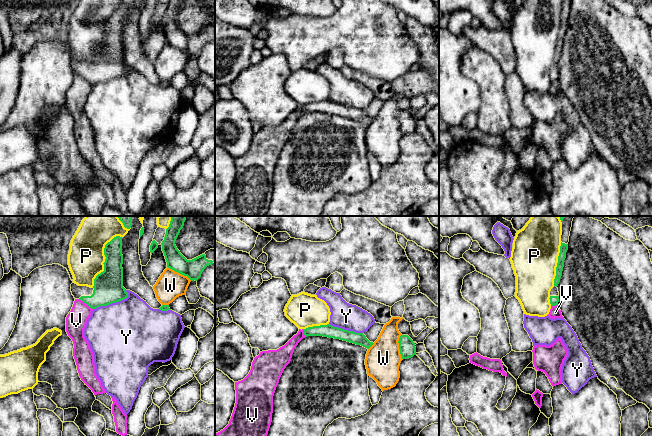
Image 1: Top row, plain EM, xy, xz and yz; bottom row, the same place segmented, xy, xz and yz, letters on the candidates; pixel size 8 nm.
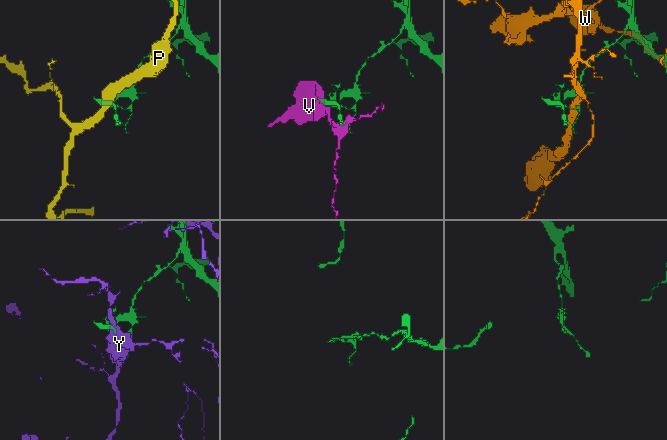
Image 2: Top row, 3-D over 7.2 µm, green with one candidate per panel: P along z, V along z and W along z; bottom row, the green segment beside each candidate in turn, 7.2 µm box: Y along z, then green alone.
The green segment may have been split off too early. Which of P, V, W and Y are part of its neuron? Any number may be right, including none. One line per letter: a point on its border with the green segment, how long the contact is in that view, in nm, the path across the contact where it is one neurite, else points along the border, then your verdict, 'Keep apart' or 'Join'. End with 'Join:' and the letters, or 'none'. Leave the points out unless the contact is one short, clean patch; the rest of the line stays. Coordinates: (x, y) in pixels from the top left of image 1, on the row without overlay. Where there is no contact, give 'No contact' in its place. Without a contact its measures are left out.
P: Touches green at xy (105, 35). Shared border 480 nm. Keep apart
V: Touches green at xy (86, 79). Shared border 140 nm. Boundary: xy (79, 74), (92, 85). Keep apart
W: Touches green at xz (399, 123). Shared border 200 nm. Keep apart
Y: Touches green at xy (111, 79). Shared border 320 nm. Keep apart
Join: none

